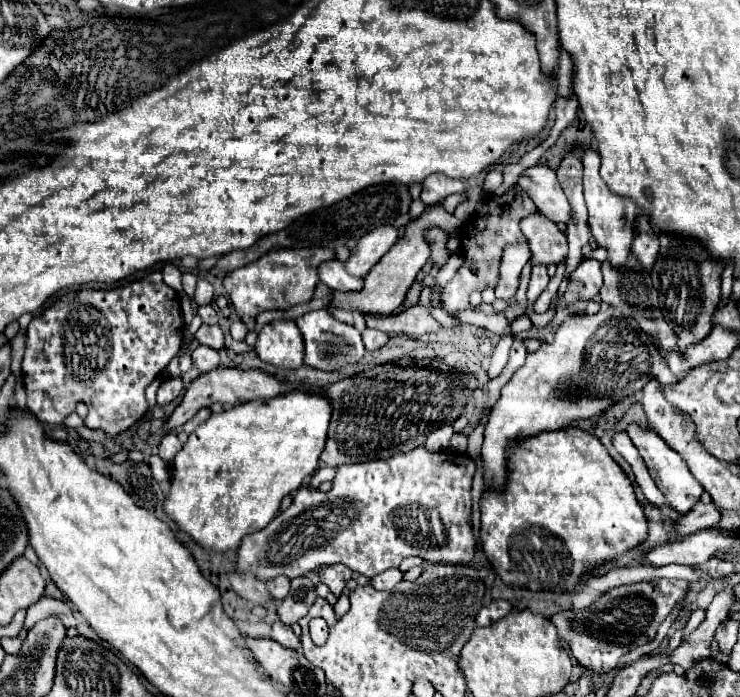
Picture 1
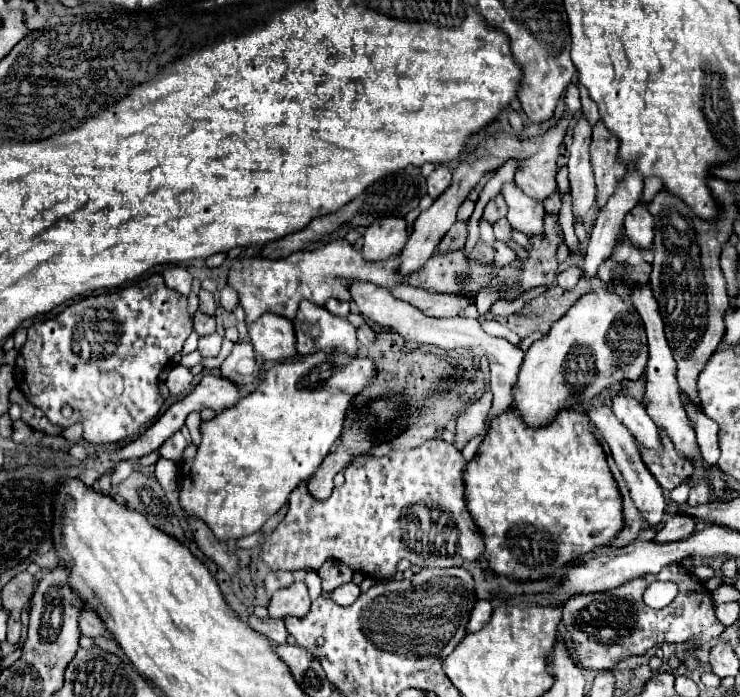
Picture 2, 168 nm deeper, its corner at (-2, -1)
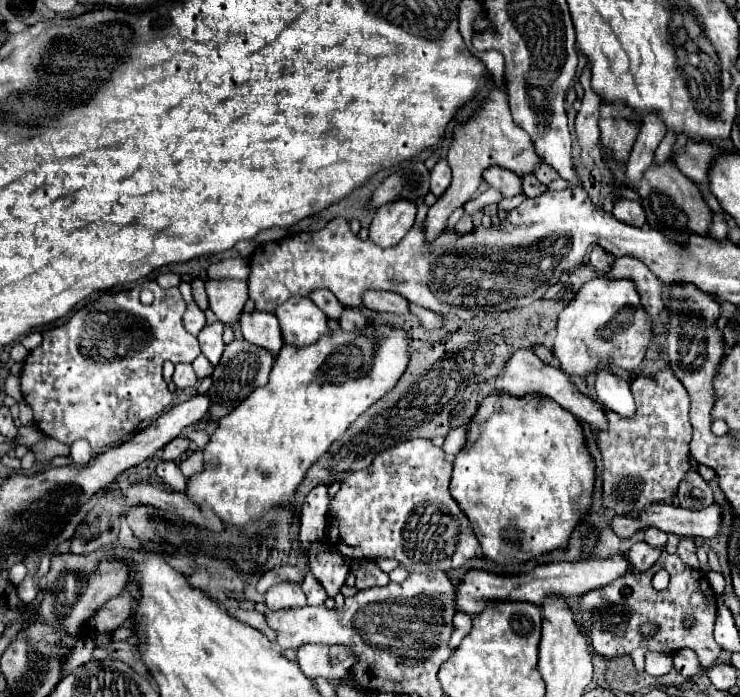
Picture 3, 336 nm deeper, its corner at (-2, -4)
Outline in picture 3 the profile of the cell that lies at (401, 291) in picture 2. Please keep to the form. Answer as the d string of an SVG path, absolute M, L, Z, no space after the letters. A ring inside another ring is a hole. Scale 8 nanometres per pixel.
M368 292L364 296L364 306L376 312L394 312L394 314L410 314L410 302L394 292Z

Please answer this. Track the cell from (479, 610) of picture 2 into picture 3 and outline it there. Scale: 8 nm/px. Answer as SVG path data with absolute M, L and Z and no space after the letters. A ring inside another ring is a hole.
M460 612L460 614L456 614L456 622L454 622L454 632L452 632L452 648L456 648L460 642L462 642L462 638L472 630L472 616L470 614L464 614L464 612Z

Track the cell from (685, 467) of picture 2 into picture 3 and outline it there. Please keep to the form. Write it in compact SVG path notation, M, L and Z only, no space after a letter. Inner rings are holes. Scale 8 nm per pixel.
M670 368L658 372L652 378L636 378L630 384L630 390L636 400L636 418L620 418L606 410L610 426L604 432L598 432L598 446L604 458L604 506L616 512L626 510L644 510L648 502L670 502L672 496L678 492L678 484L682 478L692 470L690 462L690 440L692 440L692 426L688 422L688 392L684 390L682 382L672 374Z

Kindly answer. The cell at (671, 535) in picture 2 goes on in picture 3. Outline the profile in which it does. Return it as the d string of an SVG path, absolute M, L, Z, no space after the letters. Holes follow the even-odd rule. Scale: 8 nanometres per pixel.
M636 542L630 552L628 558L632 558L632 570L640 572L640 570L648 570L658 558L660 558L662 550L656 546L650 546L646 542Z

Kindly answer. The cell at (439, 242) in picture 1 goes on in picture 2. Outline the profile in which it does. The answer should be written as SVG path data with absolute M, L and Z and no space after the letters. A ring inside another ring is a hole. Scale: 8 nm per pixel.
M456 221L454 227L444 235L444 239L438 245L438 251L454 251L454 249L464 249L468 239L468 223L466 221Z

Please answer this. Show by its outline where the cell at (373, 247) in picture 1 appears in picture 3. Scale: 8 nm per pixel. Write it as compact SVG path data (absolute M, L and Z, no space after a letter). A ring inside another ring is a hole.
M392 202L388 206L382 206L380 210L376 210L370 224L370 240L380 248L392 248L414 226L414 218L414 202Z

